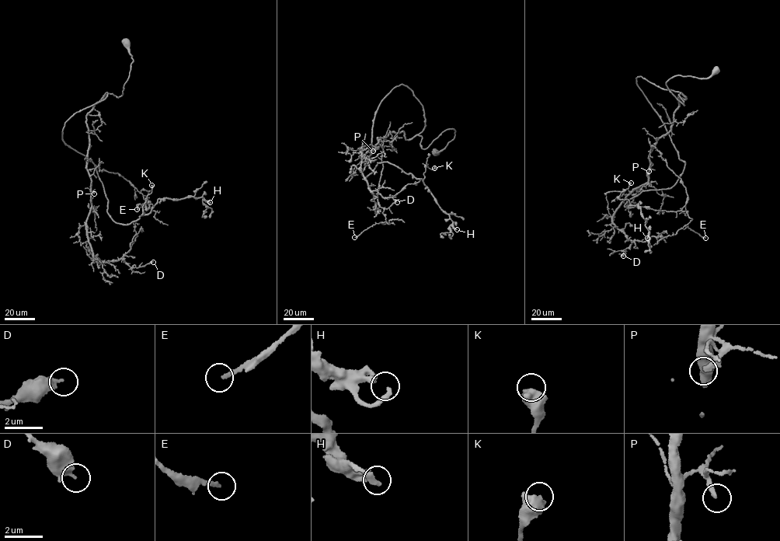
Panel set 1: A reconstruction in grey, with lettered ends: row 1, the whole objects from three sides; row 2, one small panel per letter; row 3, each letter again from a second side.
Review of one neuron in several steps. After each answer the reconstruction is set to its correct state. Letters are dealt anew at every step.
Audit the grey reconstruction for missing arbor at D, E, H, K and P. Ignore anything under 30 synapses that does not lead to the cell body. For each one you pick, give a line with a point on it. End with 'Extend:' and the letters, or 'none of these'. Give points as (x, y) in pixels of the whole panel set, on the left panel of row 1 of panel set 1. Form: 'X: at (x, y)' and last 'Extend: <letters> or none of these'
Extend: none of these

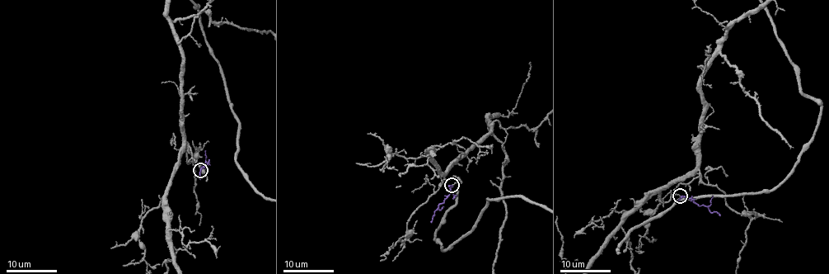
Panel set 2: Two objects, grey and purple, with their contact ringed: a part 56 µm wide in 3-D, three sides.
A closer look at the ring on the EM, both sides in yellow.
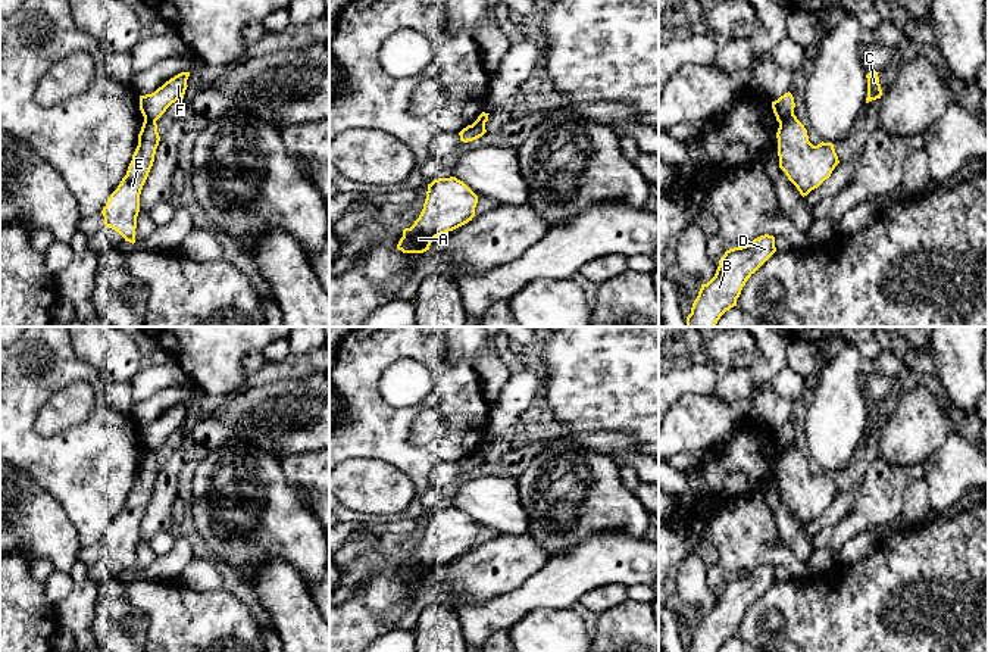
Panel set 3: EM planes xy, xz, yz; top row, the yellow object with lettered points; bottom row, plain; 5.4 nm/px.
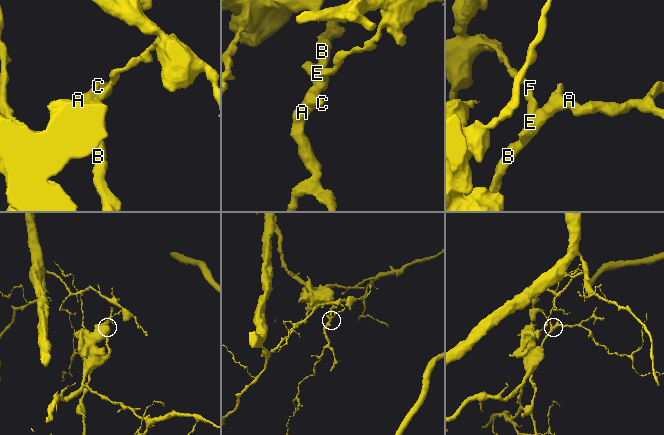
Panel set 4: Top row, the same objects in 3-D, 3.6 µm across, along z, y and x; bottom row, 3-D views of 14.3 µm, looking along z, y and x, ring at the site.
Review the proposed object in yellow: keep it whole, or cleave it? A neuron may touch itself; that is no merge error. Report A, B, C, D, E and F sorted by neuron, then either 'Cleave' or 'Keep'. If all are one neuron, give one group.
Groups: A B C D E / F. Cleave

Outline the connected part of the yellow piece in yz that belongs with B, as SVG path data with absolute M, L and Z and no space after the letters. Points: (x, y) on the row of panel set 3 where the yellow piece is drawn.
M769 234L726 250L715 277L707 284L701 284L685 327L716 327L720 316L737 305L747 280L775 252L775 237Z

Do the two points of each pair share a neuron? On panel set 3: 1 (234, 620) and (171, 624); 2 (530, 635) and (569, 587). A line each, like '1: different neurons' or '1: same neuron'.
1: same neuron
2: different neurons

